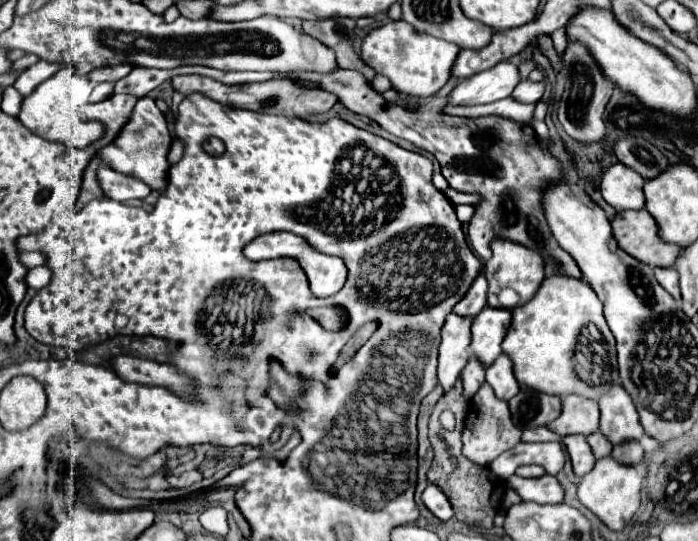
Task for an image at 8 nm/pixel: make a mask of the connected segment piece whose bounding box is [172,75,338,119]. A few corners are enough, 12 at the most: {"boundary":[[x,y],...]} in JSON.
{"boundary":[[178,75],[180,93],[250,111],[308,119],[328,113],[338,97],[290,81],[224,85]]}

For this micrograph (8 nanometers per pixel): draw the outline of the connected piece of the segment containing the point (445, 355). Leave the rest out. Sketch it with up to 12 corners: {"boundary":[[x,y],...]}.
{"boundary":[[472,317],[442,327],[438,383],[450,391],[470,359]]}

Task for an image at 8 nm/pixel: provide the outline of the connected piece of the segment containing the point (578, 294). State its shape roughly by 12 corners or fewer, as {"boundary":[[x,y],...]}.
{"boundary":[[550,275],[502,353],[528,389],[600,399],[620,383],[592,287]]}

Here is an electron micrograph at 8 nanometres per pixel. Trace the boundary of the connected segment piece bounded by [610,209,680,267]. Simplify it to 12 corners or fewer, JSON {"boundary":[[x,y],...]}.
{"boundary":[[646,209],[618,211],[620,249],[646,265],[672,267],[678,245],[658,241]]}

